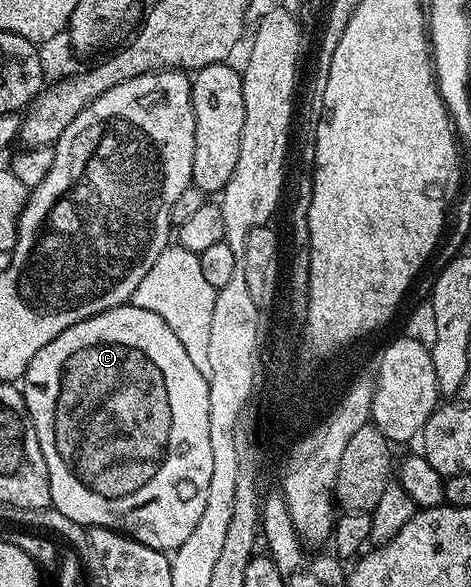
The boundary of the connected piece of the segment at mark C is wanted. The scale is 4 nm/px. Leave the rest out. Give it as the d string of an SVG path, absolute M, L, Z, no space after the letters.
M125 304L115 306L112 310L103 310L66 328L66 332L54 336L54 340L50 340L50 344L46 344L46 348L34 356L22 379L22 393L30 420L38 432L38 444L42 448L50 480L52 506L58 512L85 528L105 526L108 530L118 530L150 548L165 552L175 552L184 543L186 536L194 532L194 524L198 524L202 508L206 508L206 491L210 489L210 475L214 469L210 452L210 392L207 378L198 372L198 368L194 368L190 356L186 356L186 348L182 348L182 340L170 332L170 324L166 324L162 316L146 312L146 308Z

